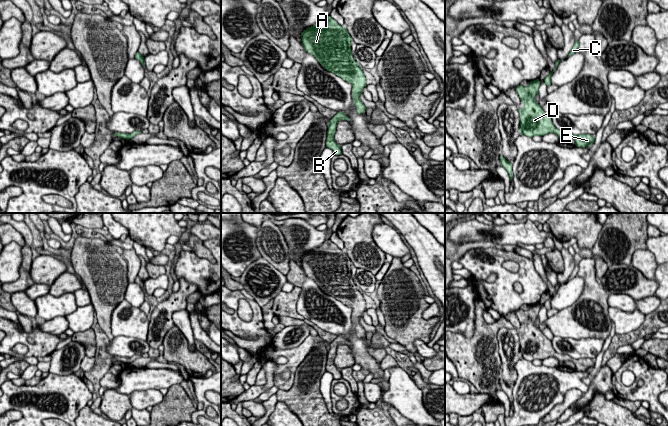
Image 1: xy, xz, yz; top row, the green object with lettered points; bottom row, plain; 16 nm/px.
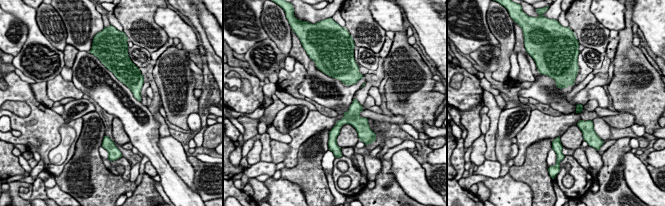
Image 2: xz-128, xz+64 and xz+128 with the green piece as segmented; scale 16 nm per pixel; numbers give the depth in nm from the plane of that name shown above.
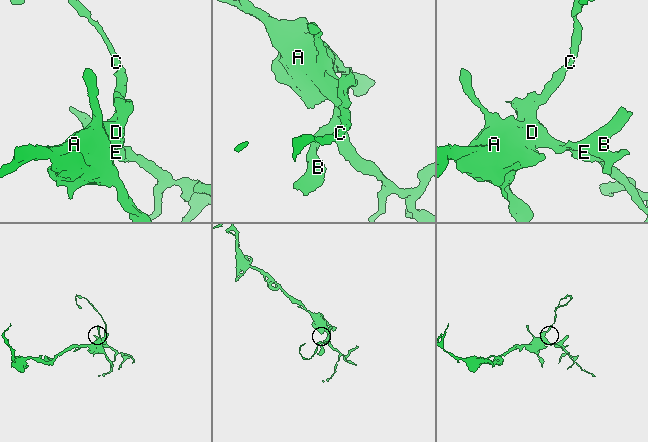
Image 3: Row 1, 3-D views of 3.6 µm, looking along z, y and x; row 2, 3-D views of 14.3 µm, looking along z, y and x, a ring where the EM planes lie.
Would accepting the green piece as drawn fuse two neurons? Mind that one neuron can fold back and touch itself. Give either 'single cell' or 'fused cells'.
single cell

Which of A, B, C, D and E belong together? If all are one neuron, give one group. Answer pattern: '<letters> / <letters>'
A B C D E

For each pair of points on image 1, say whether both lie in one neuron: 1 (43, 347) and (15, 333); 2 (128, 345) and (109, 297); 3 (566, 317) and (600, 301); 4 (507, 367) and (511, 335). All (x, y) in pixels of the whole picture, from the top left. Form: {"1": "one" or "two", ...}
{"1": "one", "2": "two", "3": "one", "4": "one"}

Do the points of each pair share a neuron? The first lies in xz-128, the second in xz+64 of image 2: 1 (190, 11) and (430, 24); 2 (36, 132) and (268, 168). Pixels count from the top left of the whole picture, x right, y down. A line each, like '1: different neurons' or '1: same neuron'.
1: same neuron
2: different neurons

